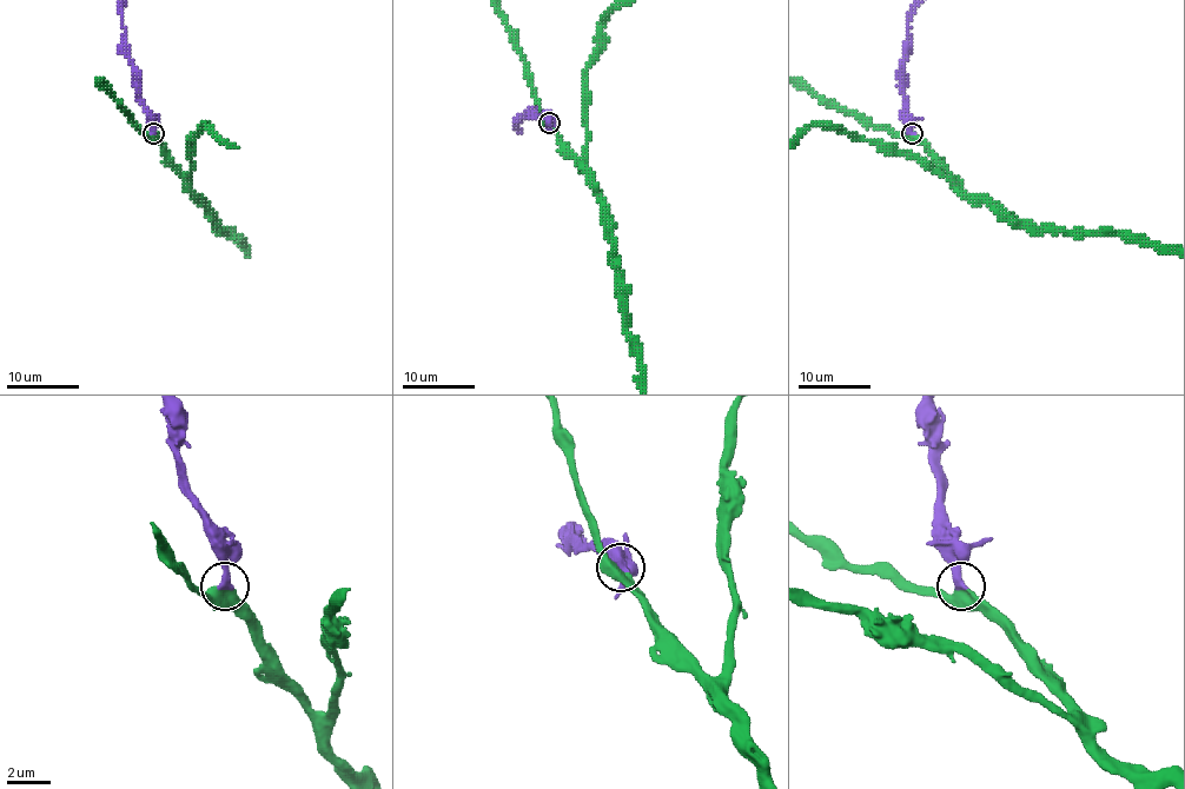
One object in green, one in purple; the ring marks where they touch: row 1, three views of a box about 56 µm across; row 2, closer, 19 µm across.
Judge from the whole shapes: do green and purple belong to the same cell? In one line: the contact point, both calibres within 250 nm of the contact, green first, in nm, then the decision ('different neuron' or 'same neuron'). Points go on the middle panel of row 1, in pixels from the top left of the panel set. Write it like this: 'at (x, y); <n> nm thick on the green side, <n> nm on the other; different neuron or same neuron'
at (549, 123); 500 nm thick on the green side, 420 nm on the other; same neuron

